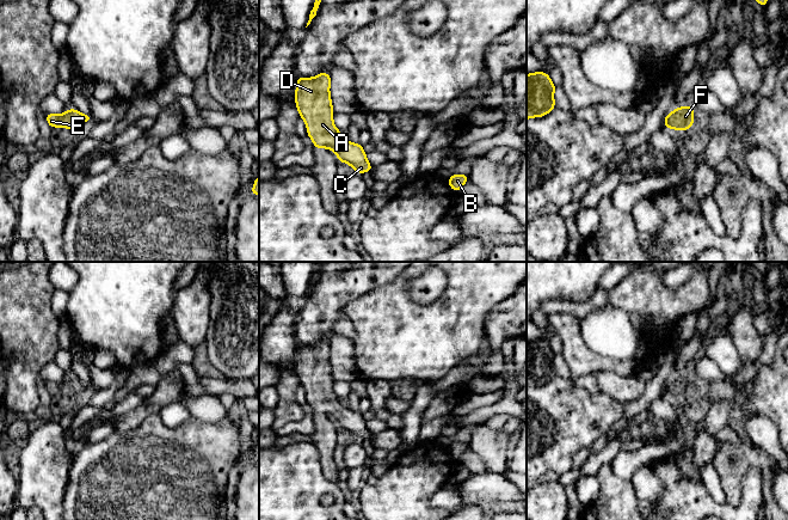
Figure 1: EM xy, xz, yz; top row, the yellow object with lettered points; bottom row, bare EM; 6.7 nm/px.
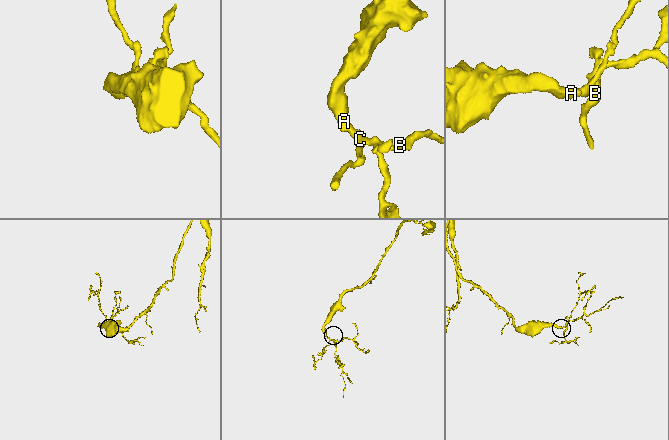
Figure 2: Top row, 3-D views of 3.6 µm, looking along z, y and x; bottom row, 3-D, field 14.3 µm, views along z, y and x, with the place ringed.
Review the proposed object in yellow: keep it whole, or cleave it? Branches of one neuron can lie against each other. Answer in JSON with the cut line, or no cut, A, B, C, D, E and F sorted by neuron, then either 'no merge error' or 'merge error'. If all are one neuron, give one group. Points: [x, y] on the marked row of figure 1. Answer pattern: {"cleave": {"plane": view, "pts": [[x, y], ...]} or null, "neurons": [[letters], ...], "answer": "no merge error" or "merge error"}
{"cleave": null, "neurons": [["A", "B", "C", "D", "E", "F"]], "answer": "no merge error"}

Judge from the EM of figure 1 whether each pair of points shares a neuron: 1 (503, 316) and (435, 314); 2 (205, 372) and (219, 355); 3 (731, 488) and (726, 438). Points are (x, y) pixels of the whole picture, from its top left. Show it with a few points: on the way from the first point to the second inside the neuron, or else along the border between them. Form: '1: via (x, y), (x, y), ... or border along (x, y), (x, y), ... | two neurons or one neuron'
1: border along (508, 297), (487, 314), (485, 337) | two neurons
2: border along (204, 342), (209, 362), (226, 378) | two neurons
3: via (730, 476), (728, 450) | one neuron

